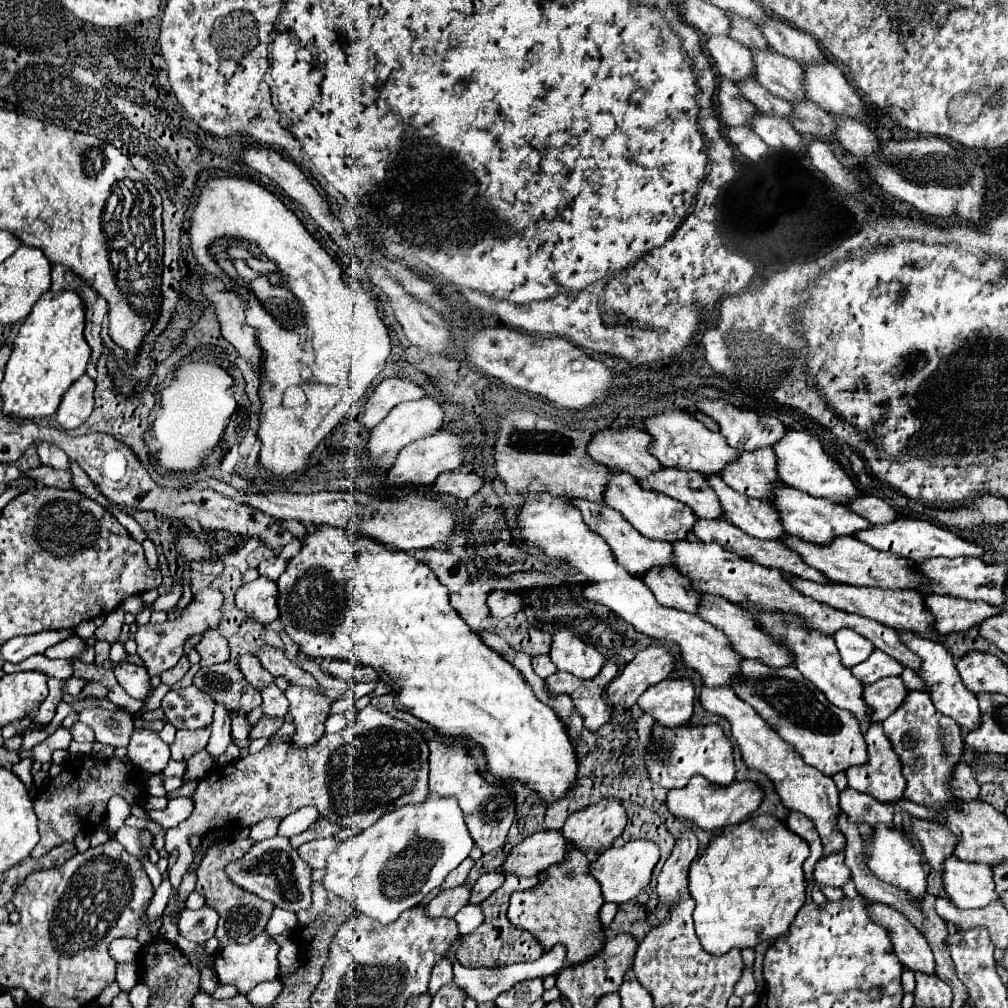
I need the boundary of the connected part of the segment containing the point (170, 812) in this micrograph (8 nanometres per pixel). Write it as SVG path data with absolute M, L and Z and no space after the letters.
M172 797L166 805L166 809L160 811L148 811L150 821L160 823L162 829L170 829L176 827L178 823L182 823L186 817L190 817L190 799L188 797Z

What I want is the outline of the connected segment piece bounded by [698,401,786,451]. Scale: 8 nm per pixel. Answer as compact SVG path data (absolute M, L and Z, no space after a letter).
M704 401L698 403L698 409L720 425L722 435L734 449L742 447L744 451L752 451L772 447L786 433L786 427L778 419L766 417L764 421L760 415L742 411L726 401Z

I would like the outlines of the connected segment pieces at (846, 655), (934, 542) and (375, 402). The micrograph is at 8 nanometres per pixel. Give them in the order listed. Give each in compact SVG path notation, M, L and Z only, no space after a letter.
M840 629L834 635L834 641L838 645L842 663L846 667L854 667L854 665L866 661L866 657L870 657L870 653L876 649L868 639L858 637L858 633L854 633L852 629Z
M902 517L898 521L892 521L890 525L874 525L874 529L868 529L866 533L858 533L860 541L870 543L870 547L878 549L878 551L888 551L912 561L928 561L932 557L982 557L984 555L984 547L980 547L978 543L966 541L962 537L958 537L954 531L946 529L946 527L938 527L936 523L930 521L920 521L920 519L908 519Z
M384 379L378 387L376 387L376 393L372 393L372 397L368 399L366 403L366 409L364 409L364 415L362 415L362 423L366 427L376 427L398 403L404 403L404 401L414 401L414 399L422 399L426 397L426 391L408 381L408 379Z

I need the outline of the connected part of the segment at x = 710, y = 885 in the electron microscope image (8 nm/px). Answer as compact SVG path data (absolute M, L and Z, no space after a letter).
M750 817L740 825L724 829L716 839L710 841L706 851L690 867L690 895L696 901L694 925L702 947L712 955L724 955L730 949L756 947L760 941L786 935L790 921L794 921L798 909L806 901L806 883L802 873L802 863L806 861L810 849L792 833L778 817Z

